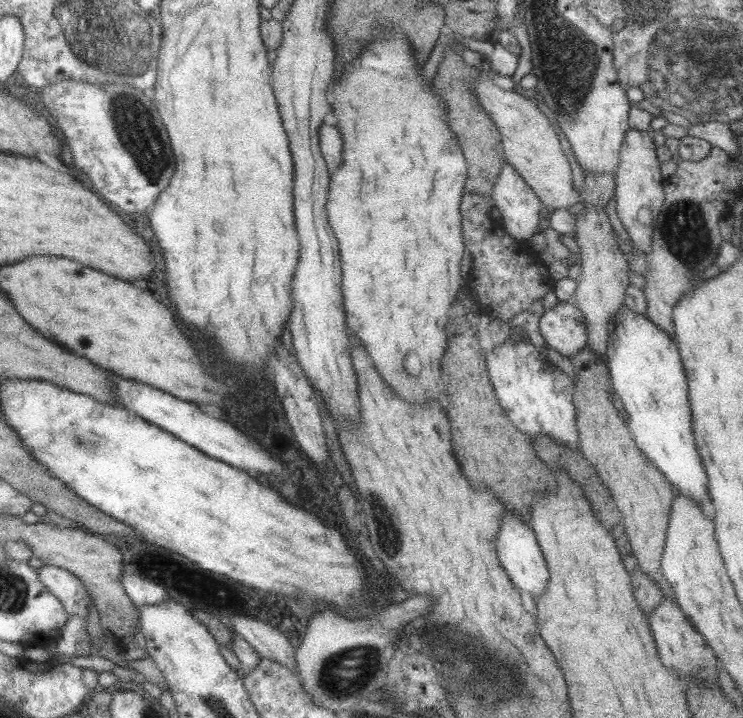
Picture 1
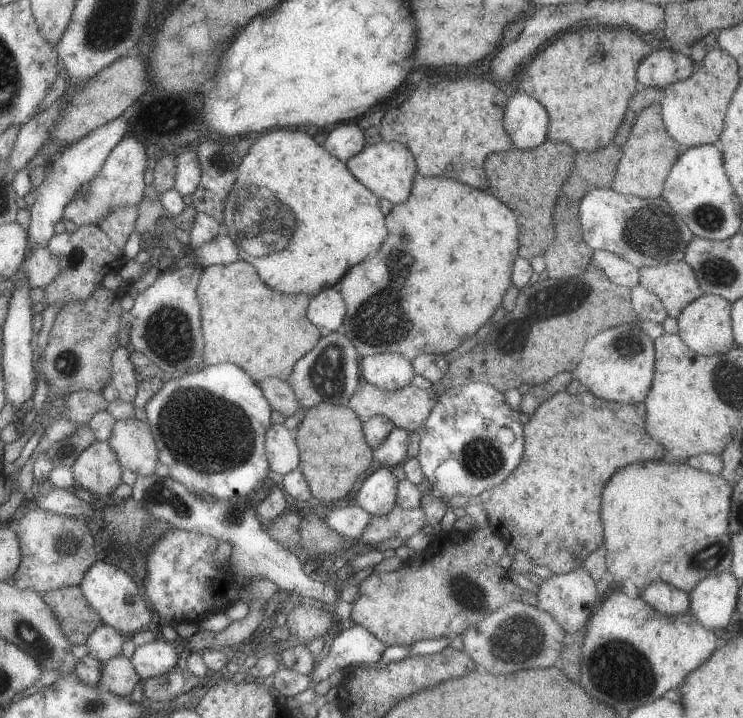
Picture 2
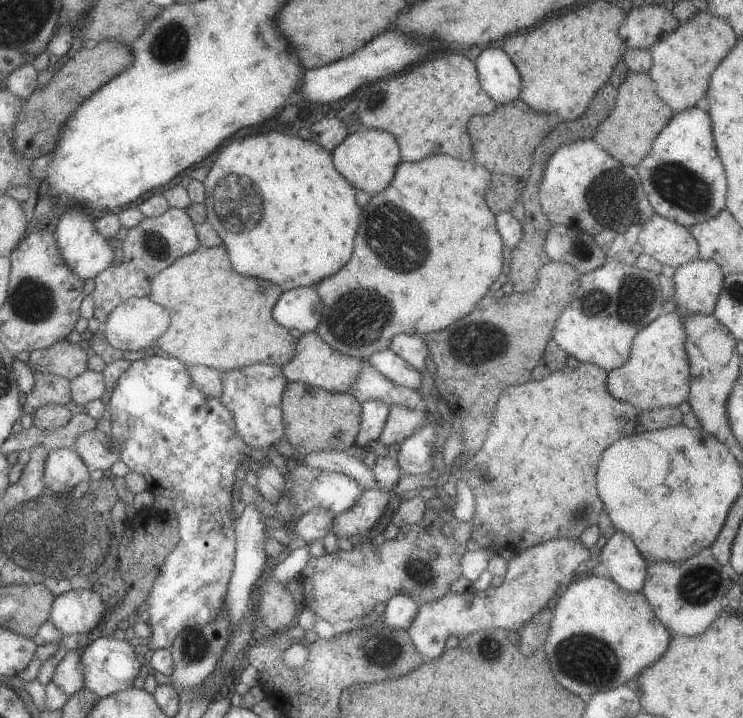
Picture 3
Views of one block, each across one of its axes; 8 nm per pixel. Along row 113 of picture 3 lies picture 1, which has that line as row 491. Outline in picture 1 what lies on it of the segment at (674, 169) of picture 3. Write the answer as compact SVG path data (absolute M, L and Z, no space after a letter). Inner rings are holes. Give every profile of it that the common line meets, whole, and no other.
M623 306L610 323L606 360L612 386L630 417L626 425L638 449L666 475L674 489L678 488L676 495L702 502L708 478L694 444L689 387L678 343L645 314Z

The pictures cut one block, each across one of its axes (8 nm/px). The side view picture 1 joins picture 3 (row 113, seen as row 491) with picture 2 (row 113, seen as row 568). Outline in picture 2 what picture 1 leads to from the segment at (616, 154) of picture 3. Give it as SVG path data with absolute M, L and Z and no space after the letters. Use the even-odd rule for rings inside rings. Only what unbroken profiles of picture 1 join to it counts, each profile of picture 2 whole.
M654 103L636 115L630 136L622 148L623 155L617 164L611 186L616 192L643 199L662 196L665 180L686 148L676 142L666 130L661 110L661 103Z

